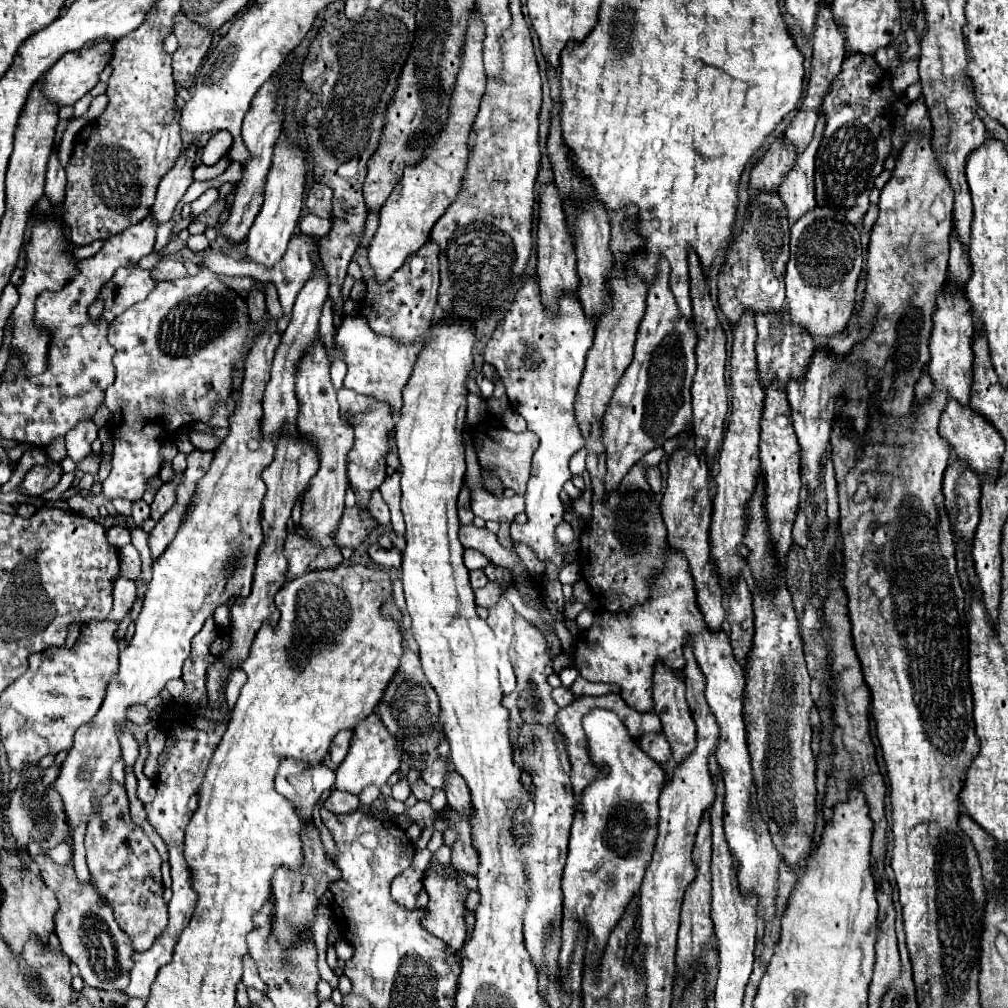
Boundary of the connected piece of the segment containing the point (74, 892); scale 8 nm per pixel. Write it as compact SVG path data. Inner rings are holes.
M47 857L35 859L45 885L55 891L61 905L55 915L55 935L61 941L63 953L79 967L85 985L103 991L125 991L129 985L129 971L133 969L133 947L129 937L119 929L111 907L95 893L91 883L81 883L73 867L61 867Z

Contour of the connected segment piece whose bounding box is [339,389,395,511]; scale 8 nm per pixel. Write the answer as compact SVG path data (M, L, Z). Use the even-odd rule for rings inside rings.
M349 389L339 391L341 415L355 431L355 445L347 457L349 463L349 483L357 497L357 507L367 509L371 493L383 483L385 475L385 453L389 451L389 431L395 427L395 417L387 413L387 405L379 405L379 401L367 401L367 397L359 397Z

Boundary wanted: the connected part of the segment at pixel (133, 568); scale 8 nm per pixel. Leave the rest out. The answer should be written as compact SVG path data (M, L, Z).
M127 543L121 549L121 573L127 579L137 579L141 571L141 559L139 559L139 551L135 549L133 543Z

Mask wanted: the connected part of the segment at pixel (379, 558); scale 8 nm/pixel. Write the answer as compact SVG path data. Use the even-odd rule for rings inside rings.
M371 545L369 555L375 563L379 563L383 567L395 567L395 569L401 567L401 553L395 547L385 551L385 549L379 549L379 545Z

